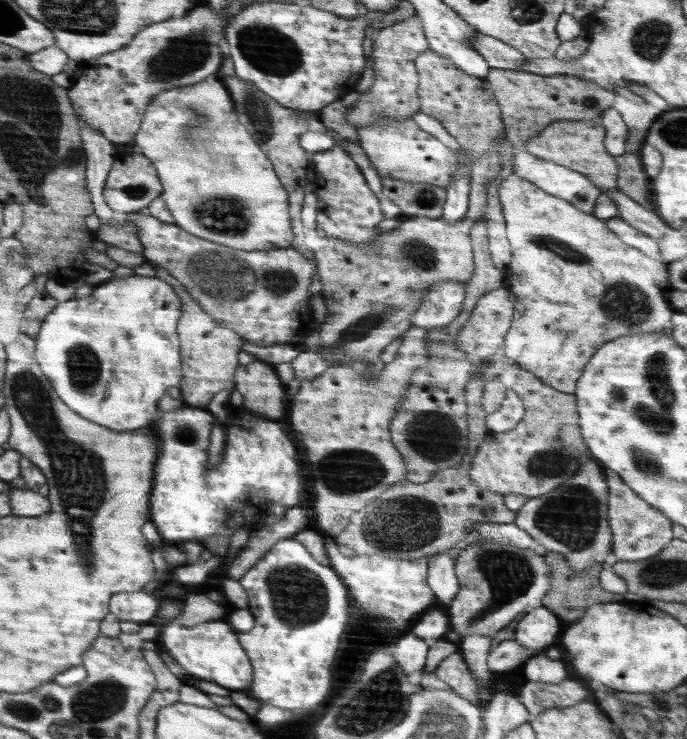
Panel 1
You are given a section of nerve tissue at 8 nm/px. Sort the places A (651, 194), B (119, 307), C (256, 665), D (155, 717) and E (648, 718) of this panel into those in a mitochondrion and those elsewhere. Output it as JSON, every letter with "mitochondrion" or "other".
{"A":"other","B":"other","C":"other","D":"other","E":"mitochondrion"}

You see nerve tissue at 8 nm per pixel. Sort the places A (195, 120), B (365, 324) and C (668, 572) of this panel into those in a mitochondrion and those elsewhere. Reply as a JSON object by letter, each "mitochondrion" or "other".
{"A":"mitochondrion","B":"mitochondrion","C":"mitochondrion"}

